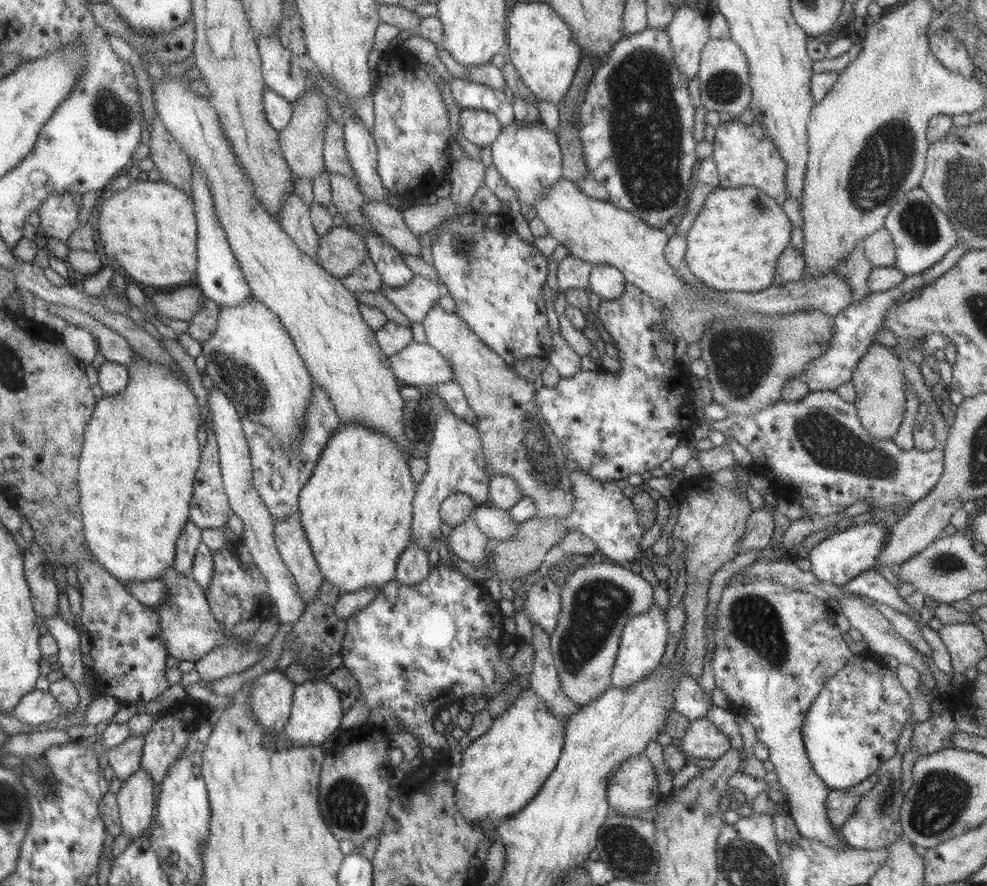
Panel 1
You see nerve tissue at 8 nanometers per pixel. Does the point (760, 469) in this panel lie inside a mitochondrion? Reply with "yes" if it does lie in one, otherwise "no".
no

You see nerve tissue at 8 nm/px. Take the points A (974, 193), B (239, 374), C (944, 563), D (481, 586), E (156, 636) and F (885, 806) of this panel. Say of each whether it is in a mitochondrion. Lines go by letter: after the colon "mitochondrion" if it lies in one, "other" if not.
A: mitochondrion
B: mitochondrion
C: mitochondrion
D: other
E: other
F: mitochondrion

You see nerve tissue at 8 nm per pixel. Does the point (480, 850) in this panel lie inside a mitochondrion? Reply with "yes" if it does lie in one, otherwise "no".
no

